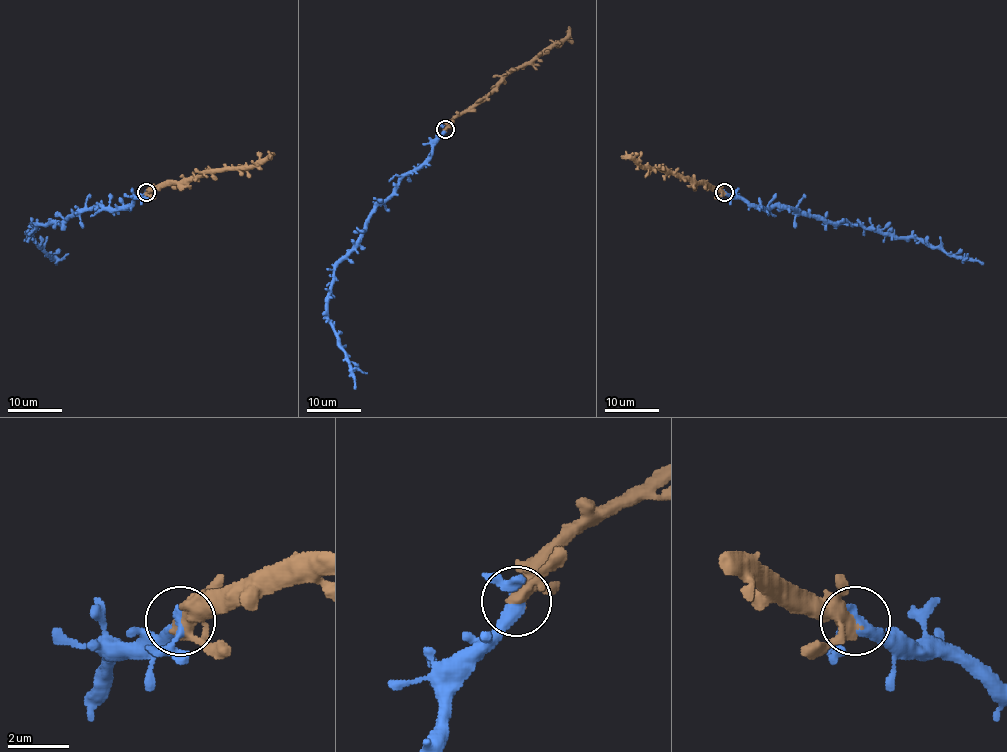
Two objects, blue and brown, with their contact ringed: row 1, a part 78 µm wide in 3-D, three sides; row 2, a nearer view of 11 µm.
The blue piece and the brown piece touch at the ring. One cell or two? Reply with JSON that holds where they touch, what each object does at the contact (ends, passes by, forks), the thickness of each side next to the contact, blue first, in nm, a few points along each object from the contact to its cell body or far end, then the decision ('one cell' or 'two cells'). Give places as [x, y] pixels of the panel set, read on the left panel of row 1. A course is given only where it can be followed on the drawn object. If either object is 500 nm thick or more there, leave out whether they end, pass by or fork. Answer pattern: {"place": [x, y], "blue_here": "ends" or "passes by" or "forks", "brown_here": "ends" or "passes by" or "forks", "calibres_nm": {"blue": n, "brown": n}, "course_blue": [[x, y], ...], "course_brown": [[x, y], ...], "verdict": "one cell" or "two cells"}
{"place": [146, 192], "blue_here": "passes by", "brown_here": "passes by", "calibres_nm": {"blue": 400, "brown": 440}, "course_blue": [[147, 192], [132, 203], [81, 209], [64, 222], [40, 223], [29, 237], [55, 264]], "course_brown": [[147, 192], [159, 187], [183, 184], [207, 172], [260, 165], [271, 156]], "verdict": "one cell"}

